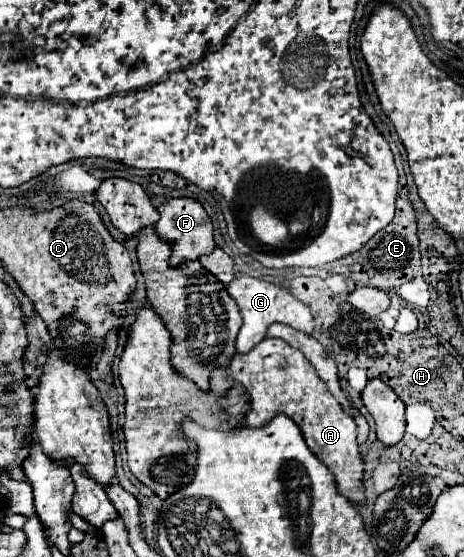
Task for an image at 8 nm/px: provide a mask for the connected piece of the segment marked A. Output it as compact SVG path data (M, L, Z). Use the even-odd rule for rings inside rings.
M264 338L250 352L236 352L228 368L216 368L210 374L210 388L216 394L224 394L234 382L242 382L250 394L250 410L244 416L248 426L264 426L264 422L278 412L292 416L300 426L308 448L332 470L338 492L352 502L364 504L364 488L360 482L364 468L356 442L356 422L328 392L326 384L318 378L314 366L300 350L280 338Z

